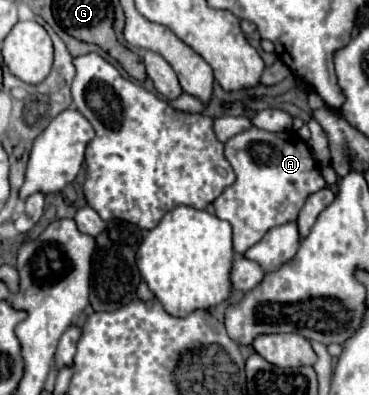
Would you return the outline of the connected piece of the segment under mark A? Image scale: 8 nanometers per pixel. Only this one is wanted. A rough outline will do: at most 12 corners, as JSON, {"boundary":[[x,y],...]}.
{"boundary":[[296,132],[224,144],[216,198],[240,254],[298,218],[326,180]]}

